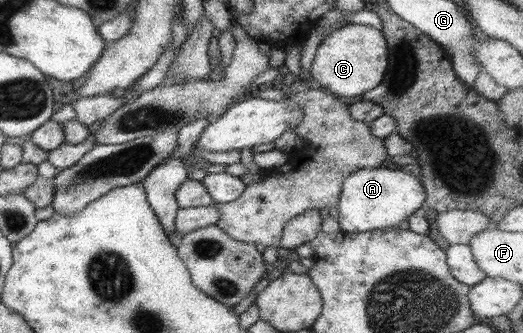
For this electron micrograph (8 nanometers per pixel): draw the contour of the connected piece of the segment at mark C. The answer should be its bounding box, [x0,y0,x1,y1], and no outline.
[309,24,388,96]

